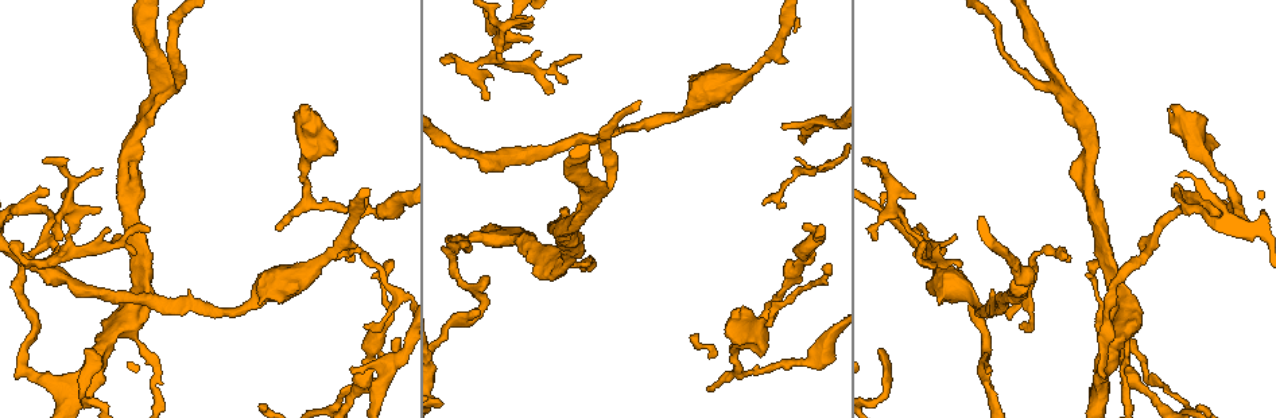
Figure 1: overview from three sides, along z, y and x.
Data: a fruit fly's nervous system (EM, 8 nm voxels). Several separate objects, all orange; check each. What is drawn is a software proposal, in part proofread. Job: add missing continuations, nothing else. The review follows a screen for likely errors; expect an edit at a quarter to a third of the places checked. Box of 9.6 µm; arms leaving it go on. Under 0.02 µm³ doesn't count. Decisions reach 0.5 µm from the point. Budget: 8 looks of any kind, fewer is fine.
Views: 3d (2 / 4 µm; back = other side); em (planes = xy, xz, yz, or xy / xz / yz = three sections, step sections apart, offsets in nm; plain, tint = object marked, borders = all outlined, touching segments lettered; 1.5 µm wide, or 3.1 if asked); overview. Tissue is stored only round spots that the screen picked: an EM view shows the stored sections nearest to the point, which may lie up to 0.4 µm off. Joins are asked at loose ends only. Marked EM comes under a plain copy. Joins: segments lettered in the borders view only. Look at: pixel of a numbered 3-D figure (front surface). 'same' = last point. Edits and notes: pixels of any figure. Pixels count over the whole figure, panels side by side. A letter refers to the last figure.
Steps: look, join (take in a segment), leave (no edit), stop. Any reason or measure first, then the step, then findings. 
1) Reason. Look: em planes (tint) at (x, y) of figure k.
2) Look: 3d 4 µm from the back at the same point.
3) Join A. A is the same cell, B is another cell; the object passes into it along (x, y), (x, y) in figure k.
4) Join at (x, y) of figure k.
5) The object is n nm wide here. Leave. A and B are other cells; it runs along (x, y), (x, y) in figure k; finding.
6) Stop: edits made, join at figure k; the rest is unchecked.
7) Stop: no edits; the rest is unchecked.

Thin end. Look: 3d 2 µm from the back at (279, 228) of figure 1.

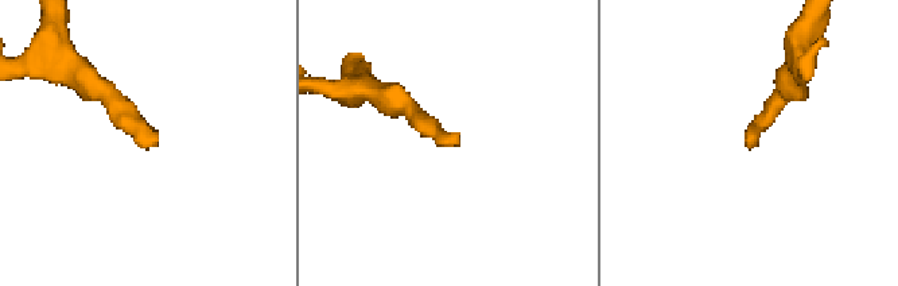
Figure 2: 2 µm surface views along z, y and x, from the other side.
Now the EM. Look: em planes (borders) at (754, 144) of figure 2.

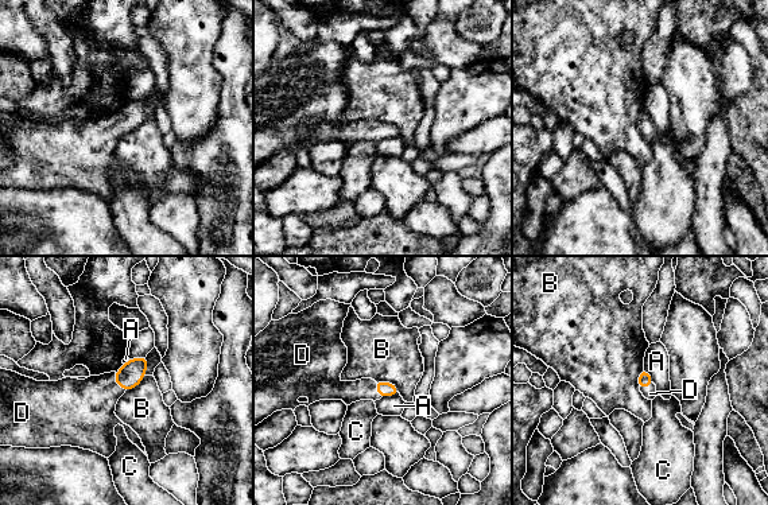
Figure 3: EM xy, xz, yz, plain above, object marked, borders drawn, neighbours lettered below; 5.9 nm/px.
Join D. D is the same cell, A, B and C are other cells; the object passes into it along (131, 375), (116, 383), (84, 410) in figure 3; it goes on there.

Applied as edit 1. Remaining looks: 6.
See it whole again. Look: overview.

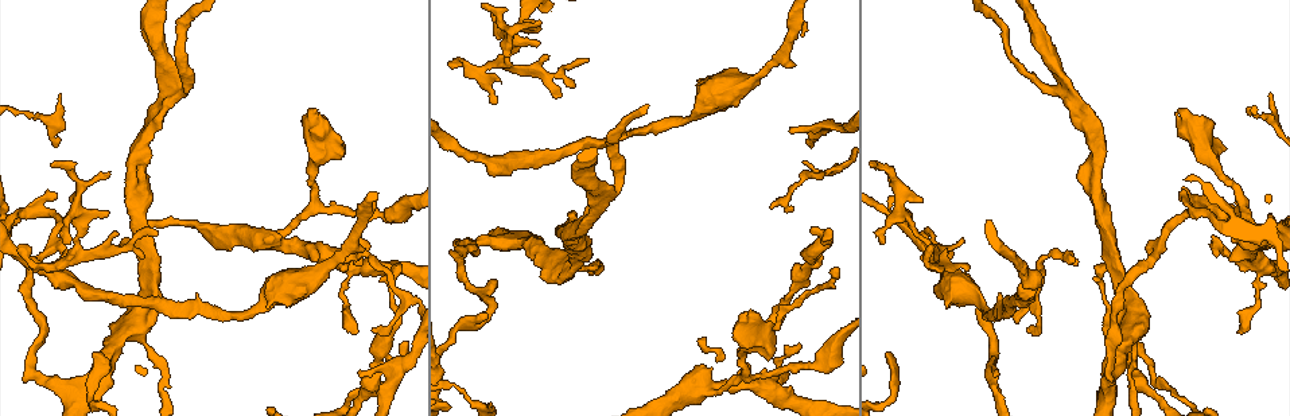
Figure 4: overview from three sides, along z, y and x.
An open end. Look: 3d 2 µm at (997, 375) of figure 4.

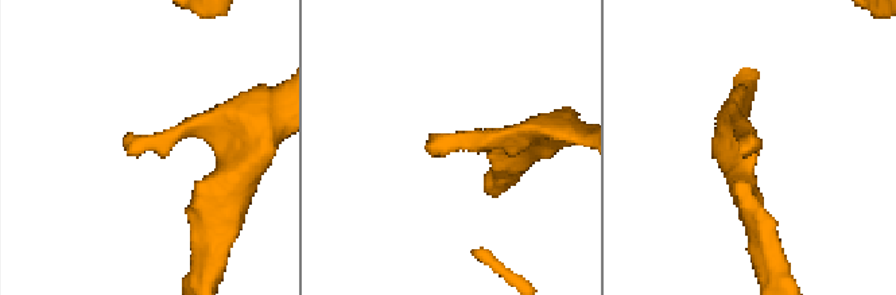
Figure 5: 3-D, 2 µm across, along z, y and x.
Look: em yz step 4 (tint) at (431, 150) of figure 5.

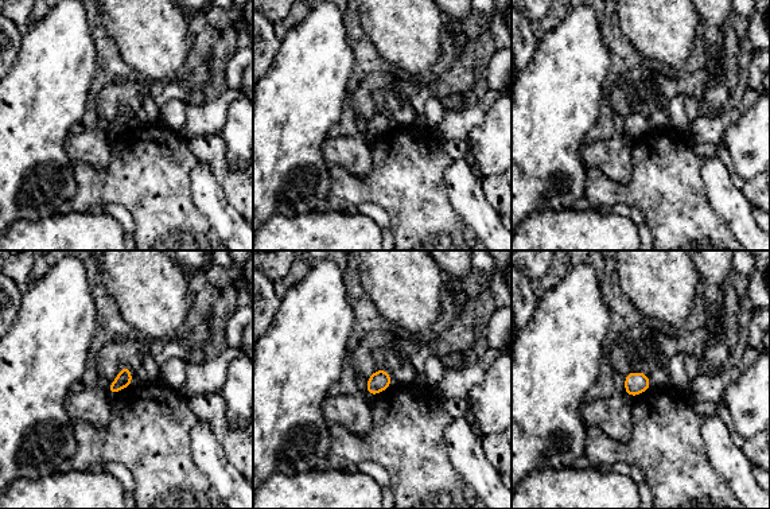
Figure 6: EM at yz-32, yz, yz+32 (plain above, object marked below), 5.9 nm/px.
Look: em planes (borders) at the same point.

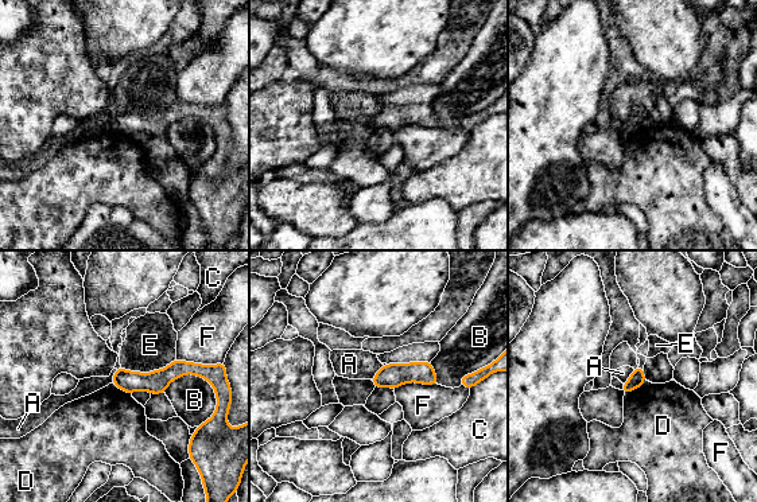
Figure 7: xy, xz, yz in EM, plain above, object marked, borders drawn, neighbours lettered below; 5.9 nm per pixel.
Leave. A, B, C, D, E and F are other cells; none of them fits.

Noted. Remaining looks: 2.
Stop: edits made, join at figure 3; the rest is unchecked.

